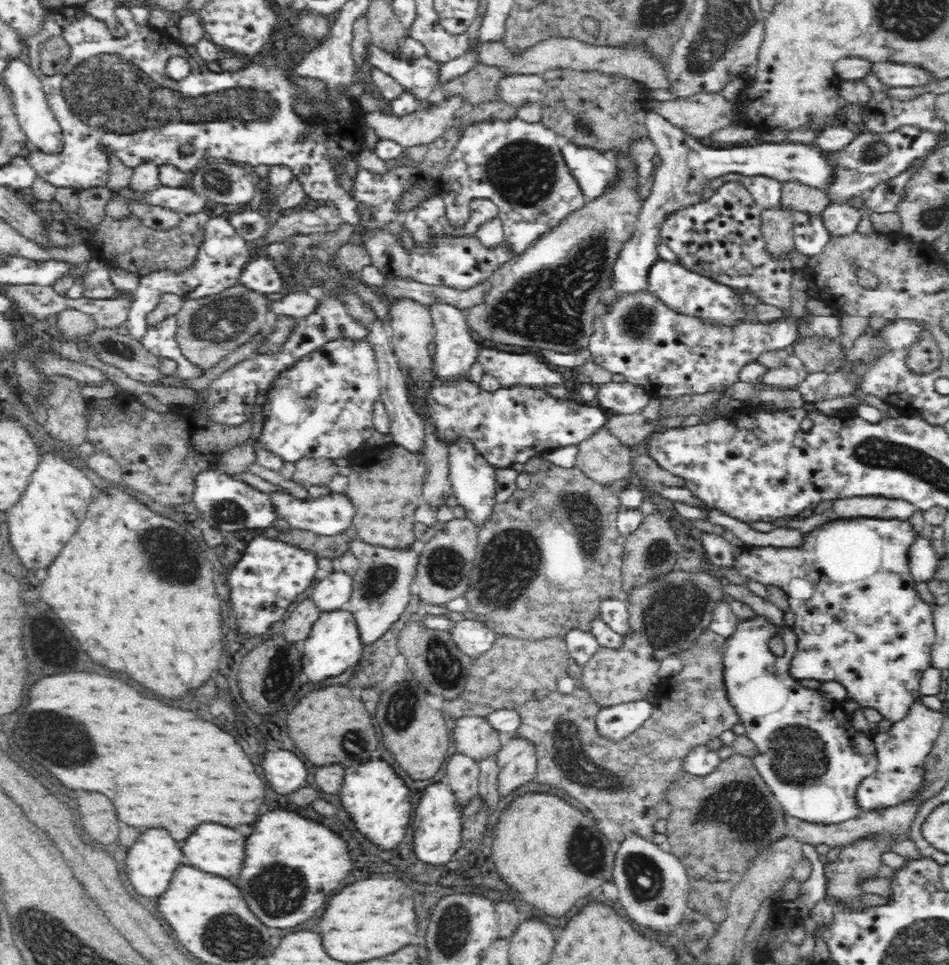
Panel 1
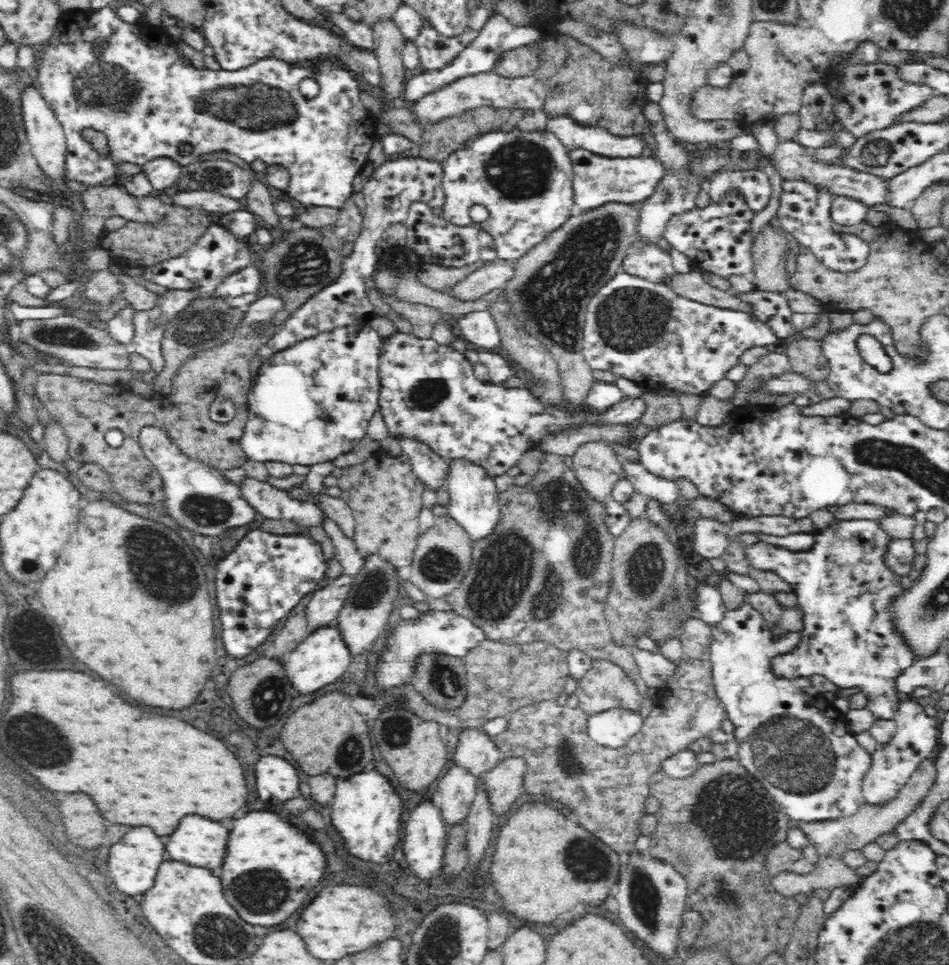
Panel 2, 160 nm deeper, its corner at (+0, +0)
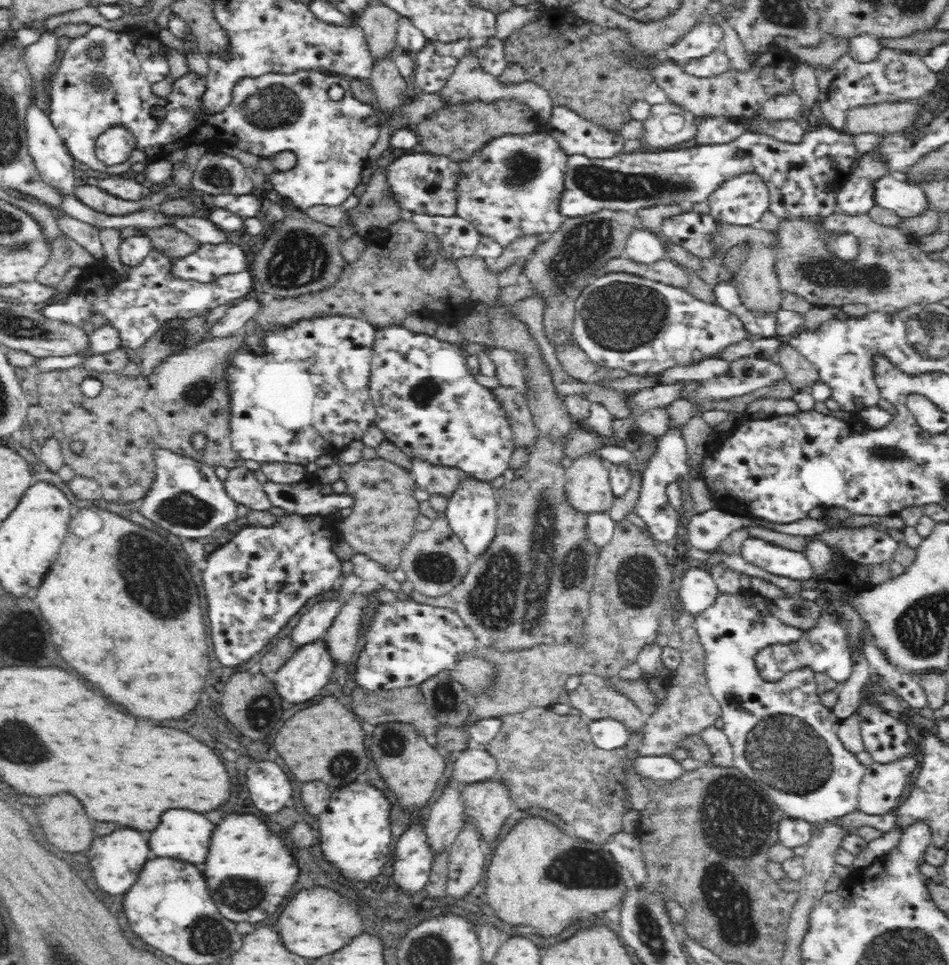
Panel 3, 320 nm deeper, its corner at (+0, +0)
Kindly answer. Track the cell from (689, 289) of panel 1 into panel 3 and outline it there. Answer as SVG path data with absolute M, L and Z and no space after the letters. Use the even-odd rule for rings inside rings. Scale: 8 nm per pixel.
M638 227L628 237L624 257L636 264L652 266L660 260L668 259L661 240L645 228Z

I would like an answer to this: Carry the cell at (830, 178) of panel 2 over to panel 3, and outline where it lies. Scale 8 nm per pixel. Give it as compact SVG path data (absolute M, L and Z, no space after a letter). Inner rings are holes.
M884 174L874 182L873 197L876 205L894 211L901 218L920 216L929 206L920 187L908 185L894 174Z

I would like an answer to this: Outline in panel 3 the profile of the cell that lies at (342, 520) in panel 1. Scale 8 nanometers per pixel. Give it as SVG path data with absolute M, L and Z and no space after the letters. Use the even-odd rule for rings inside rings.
M246 466L229 469L224 487L232 499L249 507L250 511L268 512L274 508L268 493L264 491L264 485L258 482L254 472Z

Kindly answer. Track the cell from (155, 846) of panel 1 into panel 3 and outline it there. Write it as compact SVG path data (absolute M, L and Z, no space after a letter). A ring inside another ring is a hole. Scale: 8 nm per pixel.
M118 830L110 836L96 838L96 844L92 844L92 866L94 876L98 878L98 886L104 888L109 894L126 894L140 878L140 872L144 870L144 864L153 858L150 843L138 830Z

